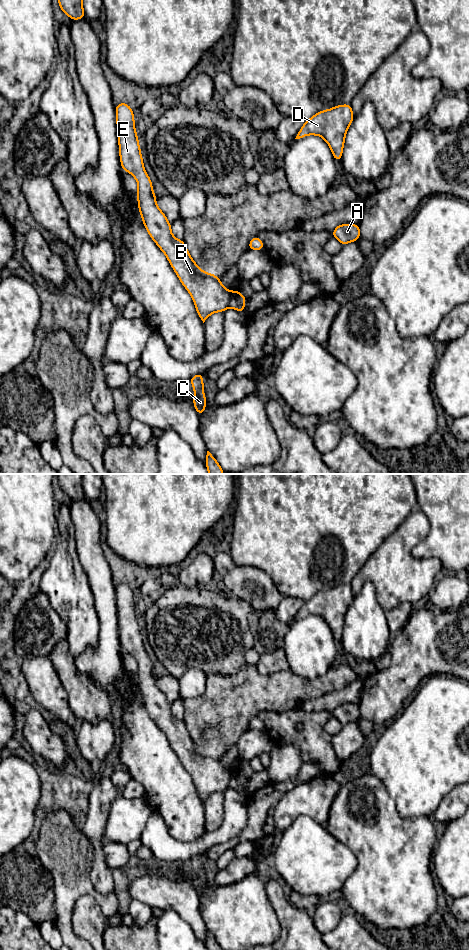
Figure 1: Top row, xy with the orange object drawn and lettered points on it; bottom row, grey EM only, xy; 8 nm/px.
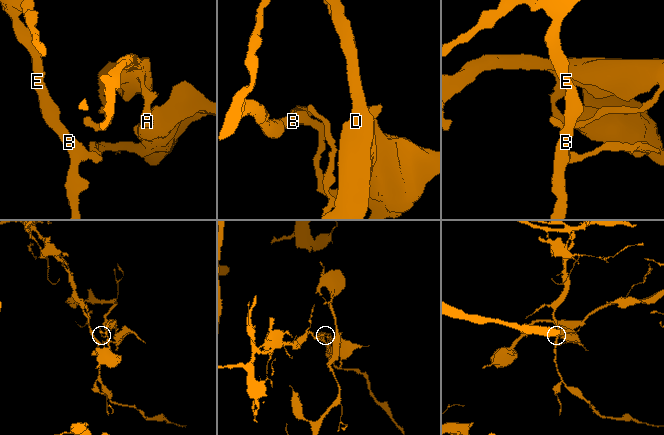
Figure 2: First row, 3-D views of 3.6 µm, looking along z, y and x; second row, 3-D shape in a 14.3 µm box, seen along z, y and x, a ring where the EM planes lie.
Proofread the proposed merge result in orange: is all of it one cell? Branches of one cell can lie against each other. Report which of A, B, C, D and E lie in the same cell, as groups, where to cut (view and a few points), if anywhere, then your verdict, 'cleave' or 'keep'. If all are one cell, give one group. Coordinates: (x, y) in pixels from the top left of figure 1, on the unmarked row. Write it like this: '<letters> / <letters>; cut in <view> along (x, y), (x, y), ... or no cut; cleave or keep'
A D / B C E; cut in xy along (231, 772), (228, 786); cleave

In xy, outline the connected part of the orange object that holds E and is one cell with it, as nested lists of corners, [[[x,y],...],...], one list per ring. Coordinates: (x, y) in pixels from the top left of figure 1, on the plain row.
[[[121,582],[115,586],[115,591],[120,642],[123,651],[129,652],[137,660],[138,670],[136,675],[138,679],[138,690],[141,693],[142,702],[144,703],[150,717],[166,735],[179,760],[191,775],[198,796],[204,803],[212,793],[224,792],[229,787],[231,772],[223,766],[220,758],[216,755],[201,750],[198,744],[196,744],[190,736],[184,721],[176,719],[173,716],[171,712],[171,704],[156,684],[156,674],[153,672],[151,659],[143,646],[138,615],[135,610],[133,590],[128,584]]]

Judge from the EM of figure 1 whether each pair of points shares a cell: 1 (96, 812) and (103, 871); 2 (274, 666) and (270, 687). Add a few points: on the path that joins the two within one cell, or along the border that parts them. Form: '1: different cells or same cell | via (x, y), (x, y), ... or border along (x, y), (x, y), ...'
1: same cell | via (96, 827), (98, 856)
2: different cells | border along (255, 666), (264, 674), (289, 669)

